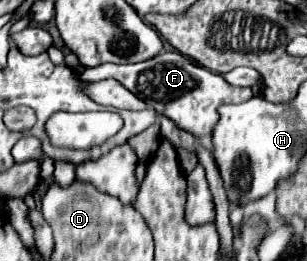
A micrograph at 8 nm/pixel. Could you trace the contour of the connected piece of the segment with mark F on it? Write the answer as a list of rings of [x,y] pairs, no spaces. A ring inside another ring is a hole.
[[[165,51],[141,63],[125,63],[125,65],[103,63],[97,67],[87,67],[81,73],[81,79],[85,81],[101,81],[109,77],[117,79],[135,97],[151,105],[157,111],[157,115],[171,119],[177,127],[189,131],[195,137],[209,135],[213,131],[219,119],[217,115],[219,105],[245,103],[253,97],[251,88],[231,87],[229,83],[225,83],[221,75],[211,73],[209,69],[197,65],[193,59],[187,59],[179,51]]]

